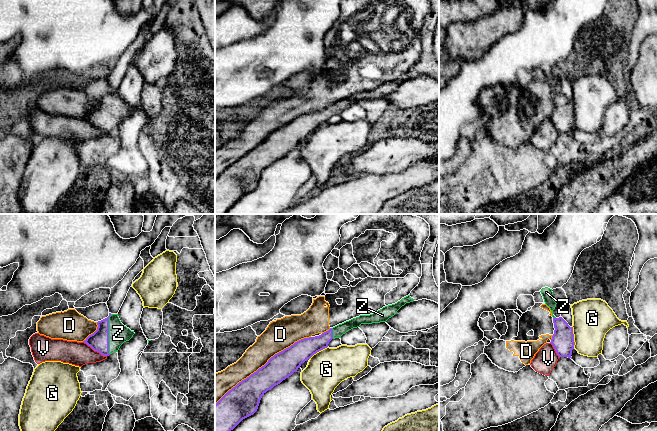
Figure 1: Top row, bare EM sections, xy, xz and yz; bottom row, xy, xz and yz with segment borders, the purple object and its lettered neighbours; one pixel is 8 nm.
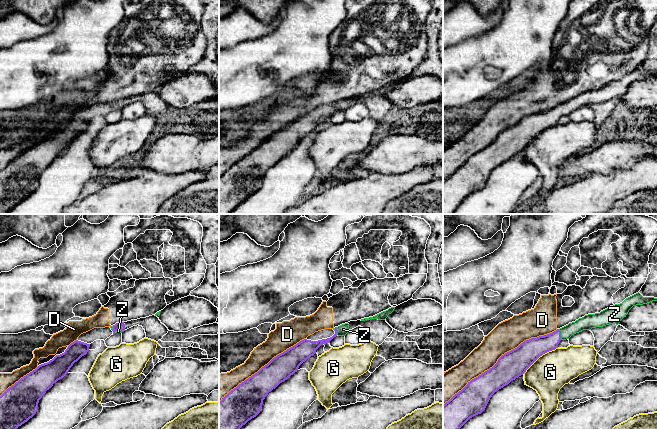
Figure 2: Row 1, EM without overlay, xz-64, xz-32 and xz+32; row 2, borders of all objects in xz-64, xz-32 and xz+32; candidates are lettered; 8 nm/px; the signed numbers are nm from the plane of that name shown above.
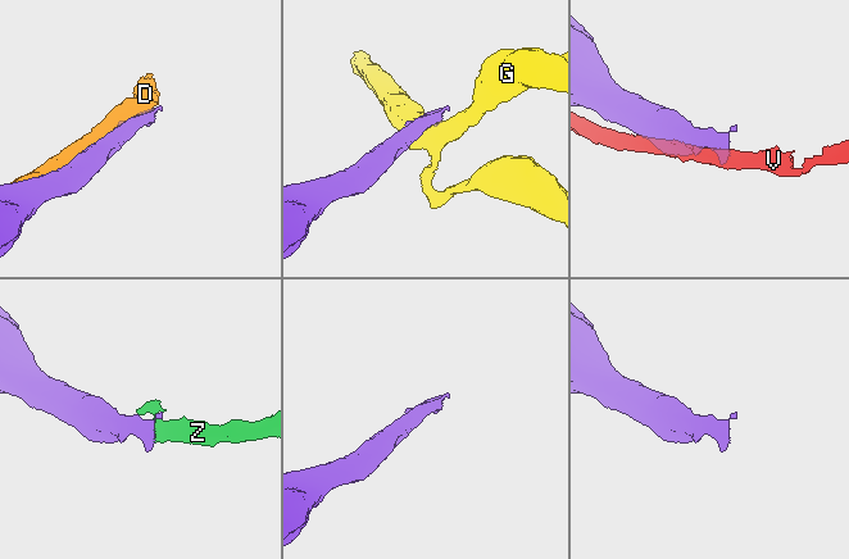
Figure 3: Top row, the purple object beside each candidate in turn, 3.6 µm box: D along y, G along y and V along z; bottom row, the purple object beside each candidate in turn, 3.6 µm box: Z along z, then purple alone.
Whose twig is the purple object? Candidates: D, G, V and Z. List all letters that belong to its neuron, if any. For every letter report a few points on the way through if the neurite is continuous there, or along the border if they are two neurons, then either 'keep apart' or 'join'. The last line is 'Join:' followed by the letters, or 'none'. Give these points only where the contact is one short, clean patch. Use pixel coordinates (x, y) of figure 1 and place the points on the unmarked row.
D: keep apart
G: keep apart
V: keep apart
Z: runs through xy (99, 117), (108, 110), (118, 109); join
Join: Z

